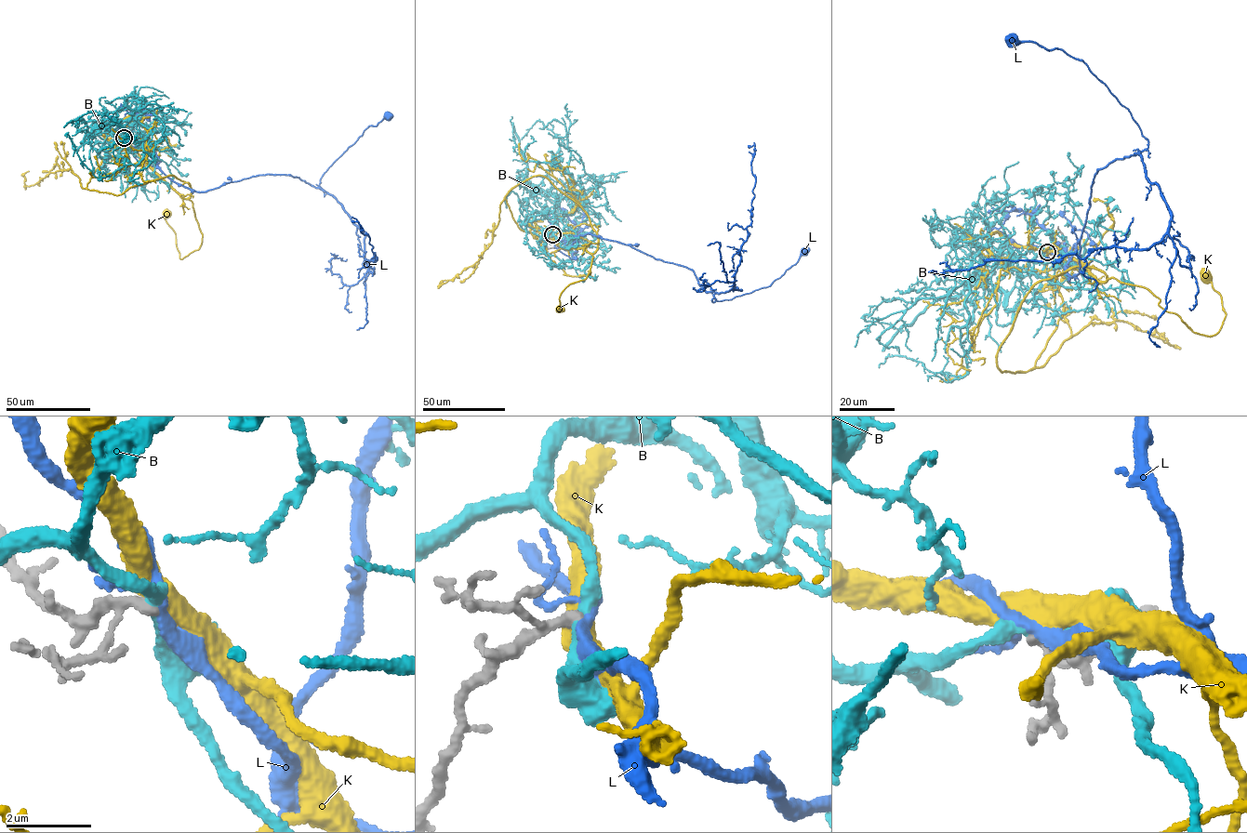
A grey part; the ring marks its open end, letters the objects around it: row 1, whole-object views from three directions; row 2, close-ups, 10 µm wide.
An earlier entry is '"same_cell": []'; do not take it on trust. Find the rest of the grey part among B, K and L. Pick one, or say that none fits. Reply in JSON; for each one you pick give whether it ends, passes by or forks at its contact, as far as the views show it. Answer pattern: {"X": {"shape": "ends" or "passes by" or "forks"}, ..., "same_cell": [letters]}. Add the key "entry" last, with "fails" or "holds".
{"same_cell": [], "entry": "holds"}

